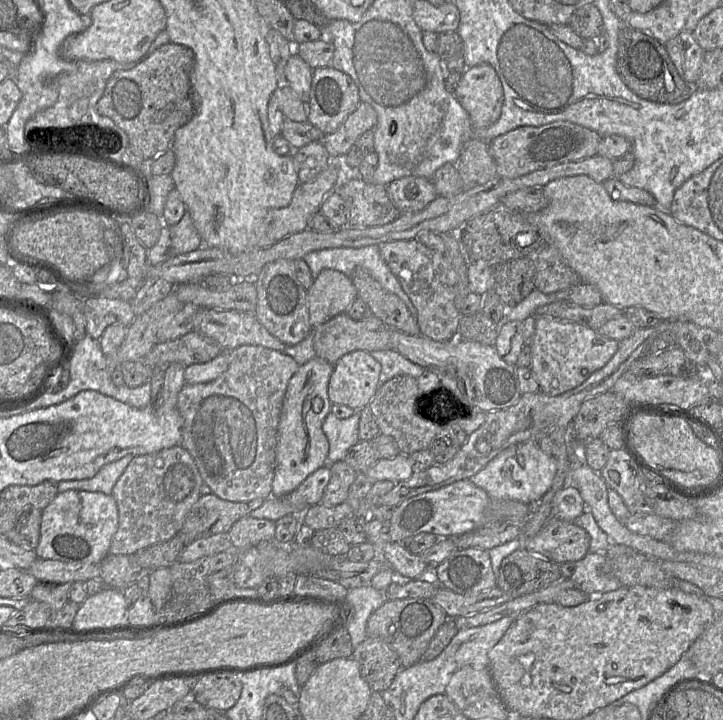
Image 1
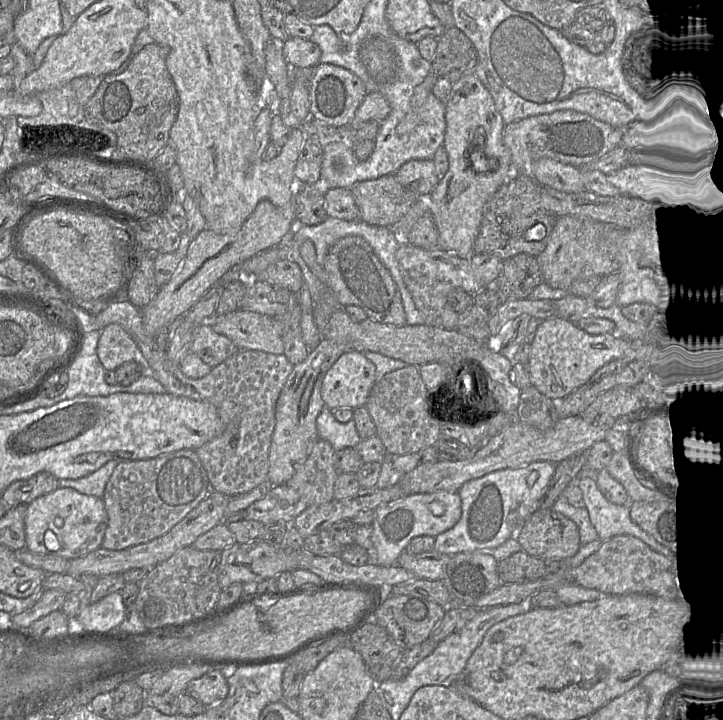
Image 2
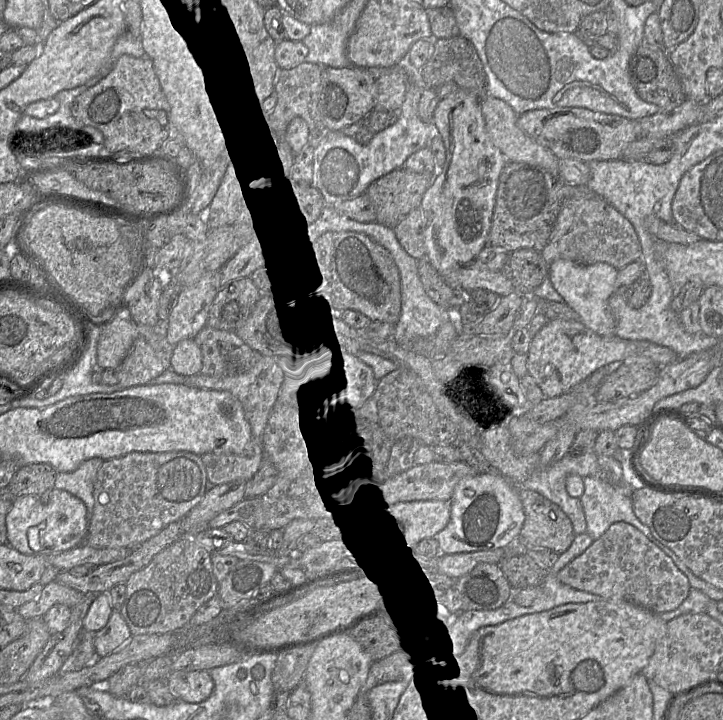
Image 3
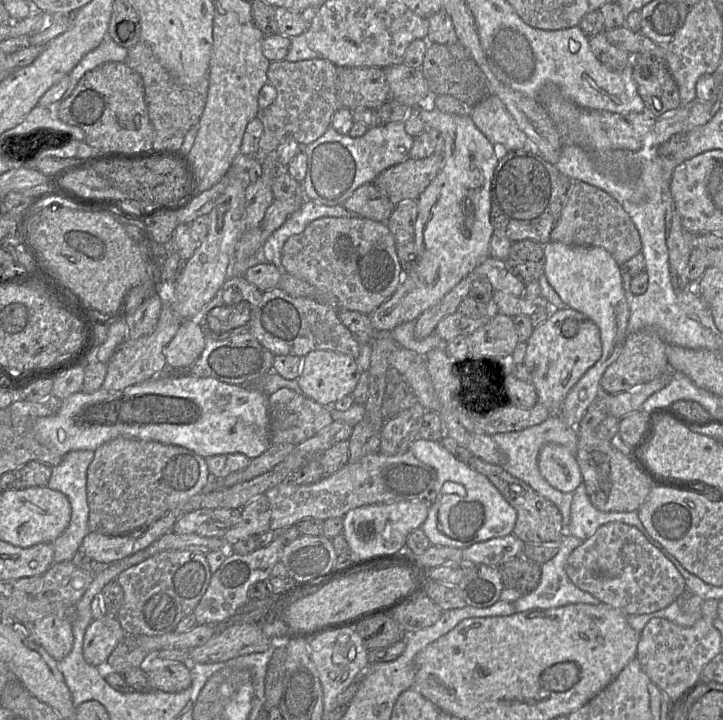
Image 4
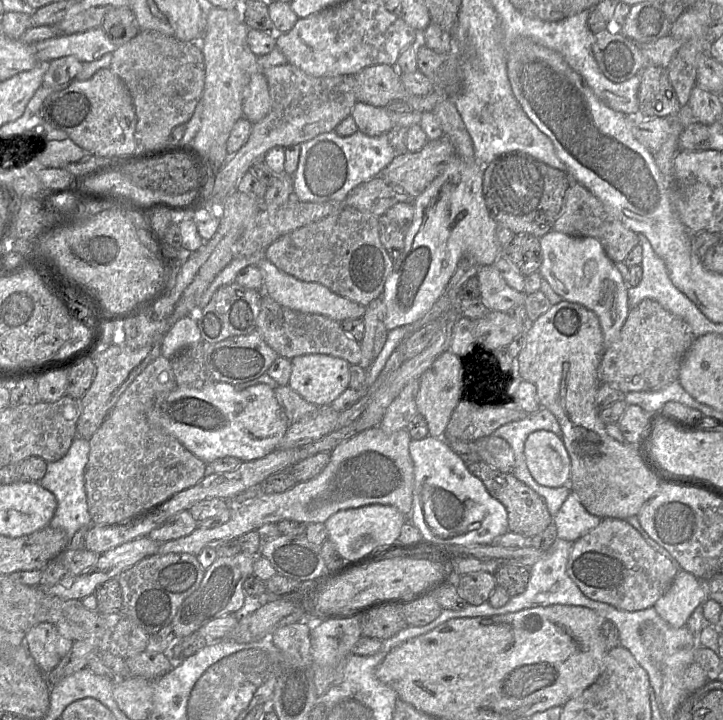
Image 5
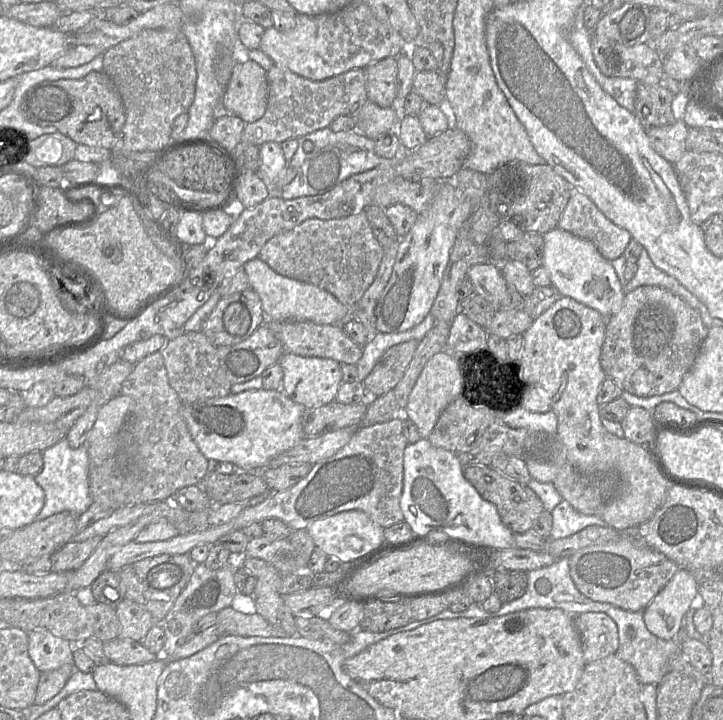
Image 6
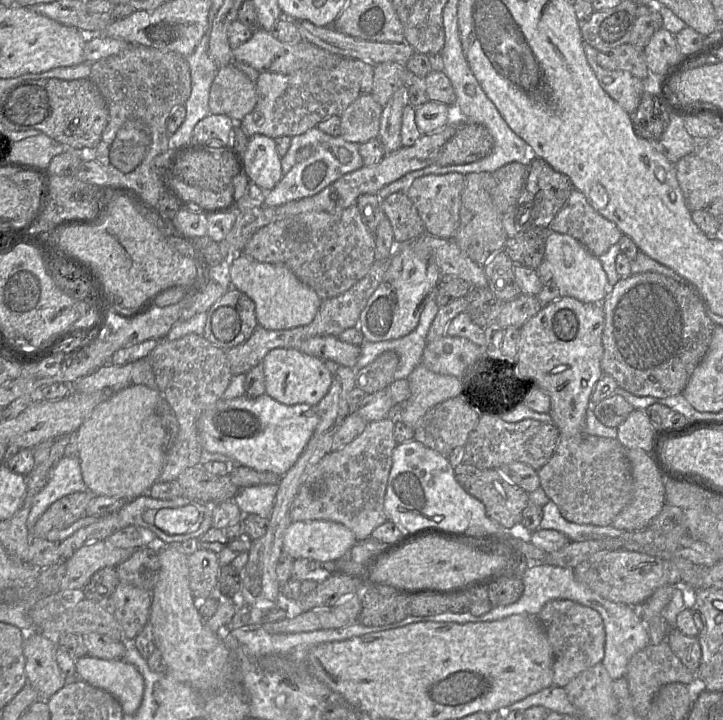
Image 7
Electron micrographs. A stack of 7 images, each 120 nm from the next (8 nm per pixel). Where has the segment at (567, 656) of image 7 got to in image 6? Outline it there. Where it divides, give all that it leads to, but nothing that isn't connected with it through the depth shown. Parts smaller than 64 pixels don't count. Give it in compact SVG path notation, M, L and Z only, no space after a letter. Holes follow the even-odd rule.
M585 612L574 616L586 664L614 654L619 637L616 623L603 612Z

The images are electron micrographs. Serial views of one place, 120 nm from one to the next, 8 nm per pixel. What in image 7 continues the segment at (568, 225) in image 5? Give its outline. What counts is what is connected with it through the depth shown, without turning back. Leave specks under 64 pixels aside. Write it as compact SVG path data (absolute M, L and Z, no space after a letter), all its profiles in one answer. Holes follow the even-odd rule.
M573 189L567 203L551 222L549 231L571 236L598 258L623 236L616 224L597 213L577 189Z

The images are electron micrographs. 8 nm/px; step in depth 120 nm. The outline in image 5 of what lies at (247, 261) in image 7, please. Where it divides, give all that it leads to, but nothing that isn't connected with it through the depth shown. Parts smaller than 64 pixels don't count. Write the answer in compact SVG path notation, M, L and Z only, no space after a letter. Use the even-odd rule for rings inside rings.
M262 258L257 263L257 267L262 275L262 293L282 306L303 313L321 314L340 323L347 319L362 318L365 313L366 306L341 297L320 283L299 280L294 276L279 270L265 258Z

